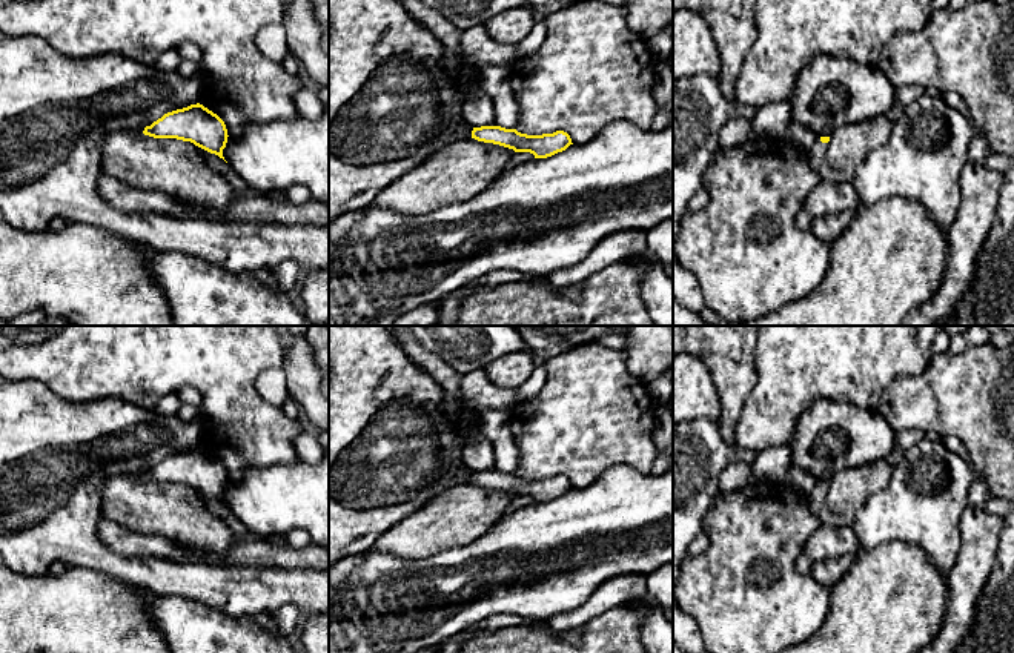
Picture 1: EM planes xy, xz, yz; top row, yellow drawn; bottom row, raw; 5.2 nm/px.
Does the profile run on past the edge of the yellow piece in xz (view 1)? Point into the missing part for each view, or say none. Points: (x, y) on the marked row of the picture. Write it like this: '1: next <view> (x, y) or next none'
1: next none

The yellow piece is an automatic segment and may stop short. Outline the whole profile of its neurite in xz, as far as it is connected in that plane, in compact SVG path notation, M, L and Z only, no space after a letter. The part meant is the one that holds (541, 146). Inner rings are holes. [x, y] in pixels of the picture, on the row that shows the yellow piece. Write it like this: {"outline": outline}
{"outline": "M501 126L473 128L472 138L499 144L513 149L515 152L530 152L535 158L552 157L573 144L570 135L564 131L542 135L527 135L518 132L516 129L505 129Z"}

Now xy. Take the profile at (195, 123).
{"outline": "M200 103L164 114L146 126L143 134L154 138L191 141L223 160L229 137L224 121Z"}

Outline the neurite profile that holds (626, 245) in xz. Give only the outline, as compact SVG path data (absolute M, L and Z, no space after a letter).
M625 230L601 240L590 254L575 266L552 272L547 278L555 287L582 283L587 277L599 272L619 260L633 258L645 249L644 230Z

